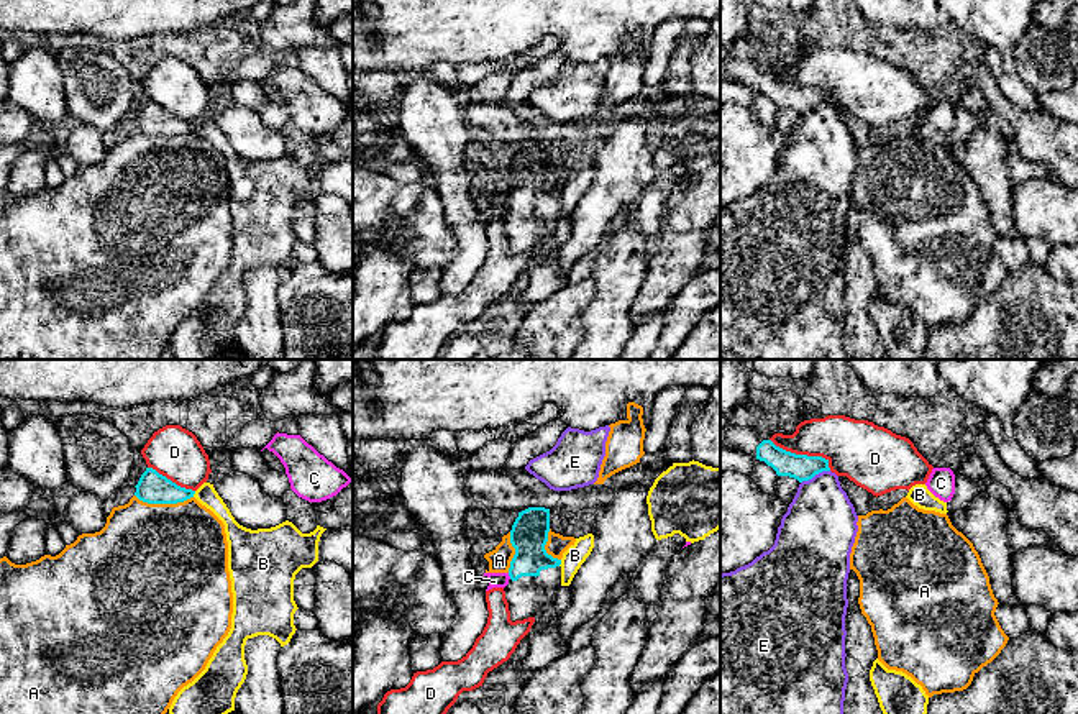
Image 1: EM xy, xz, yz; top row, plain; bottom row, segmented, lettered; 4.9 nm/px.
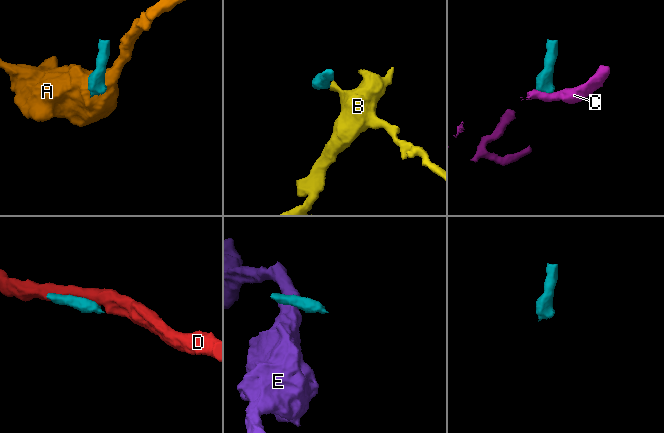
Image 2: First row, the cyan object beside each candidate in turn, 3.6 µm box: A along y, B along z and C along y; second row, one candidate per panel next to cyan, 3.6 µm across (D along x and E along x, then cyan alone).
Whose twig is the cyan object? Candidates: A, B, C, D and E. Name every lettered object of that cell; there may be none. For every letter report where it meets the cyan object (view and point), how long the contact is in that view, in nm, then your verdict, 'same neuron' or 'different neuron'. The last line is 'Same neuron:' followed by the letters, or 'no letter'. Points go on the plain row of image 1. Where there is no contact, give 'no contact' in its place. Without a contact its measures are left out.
A: meets cyan in xy at (164, 135); contact 280 nm long; different neuron
B: meets cyan in xy at (194, 125); contact 40 nm long; different neuron
C: meets cyan in xz at (509, 207); contact 40 nm long; different neuron
D: meets cyan in yz at (803, 87); contact 340 nm long; different neuron
E: meets cyan in yz at (814, 107); contact 160 nm long; different neuron
Same neuron: no letter

